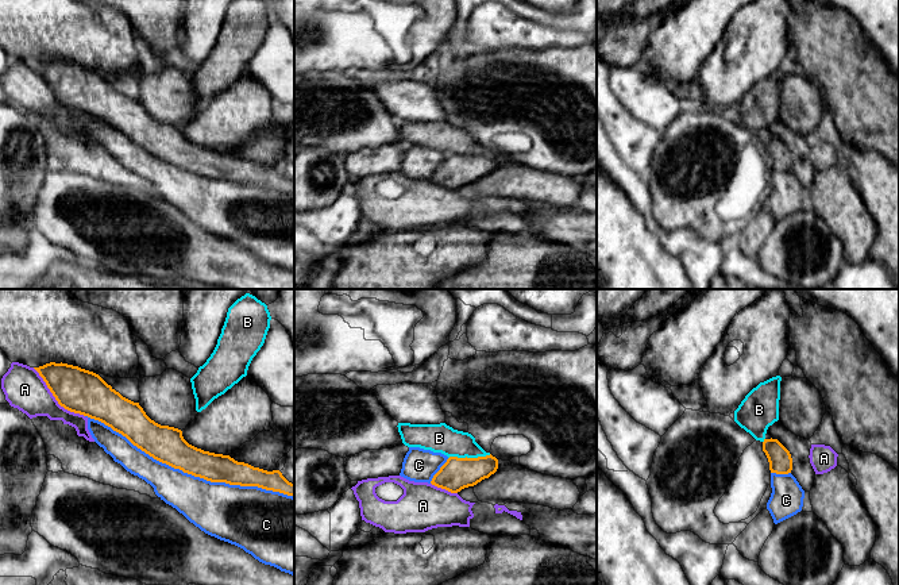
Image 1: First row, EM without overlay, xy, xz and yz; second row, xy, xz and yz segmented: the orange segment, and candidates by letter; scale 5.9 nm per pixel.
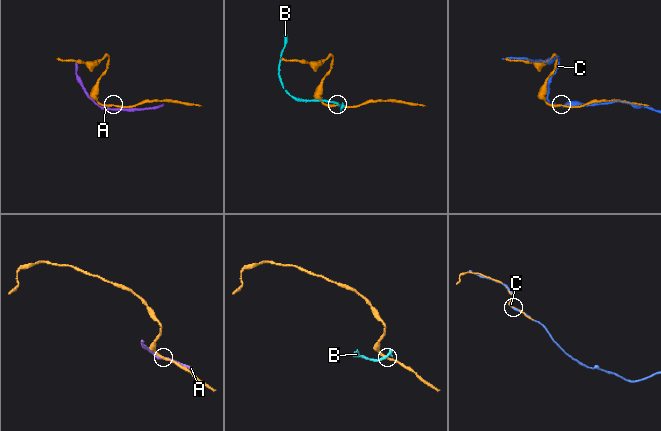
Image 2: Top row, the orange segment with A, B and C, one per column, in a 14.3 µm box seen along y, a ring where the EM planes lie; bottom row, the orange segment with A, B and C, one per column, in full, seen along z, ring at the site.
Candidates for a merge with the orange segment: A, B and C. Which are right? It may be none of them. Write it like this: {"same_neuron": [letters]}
{"same_neuron": []}

